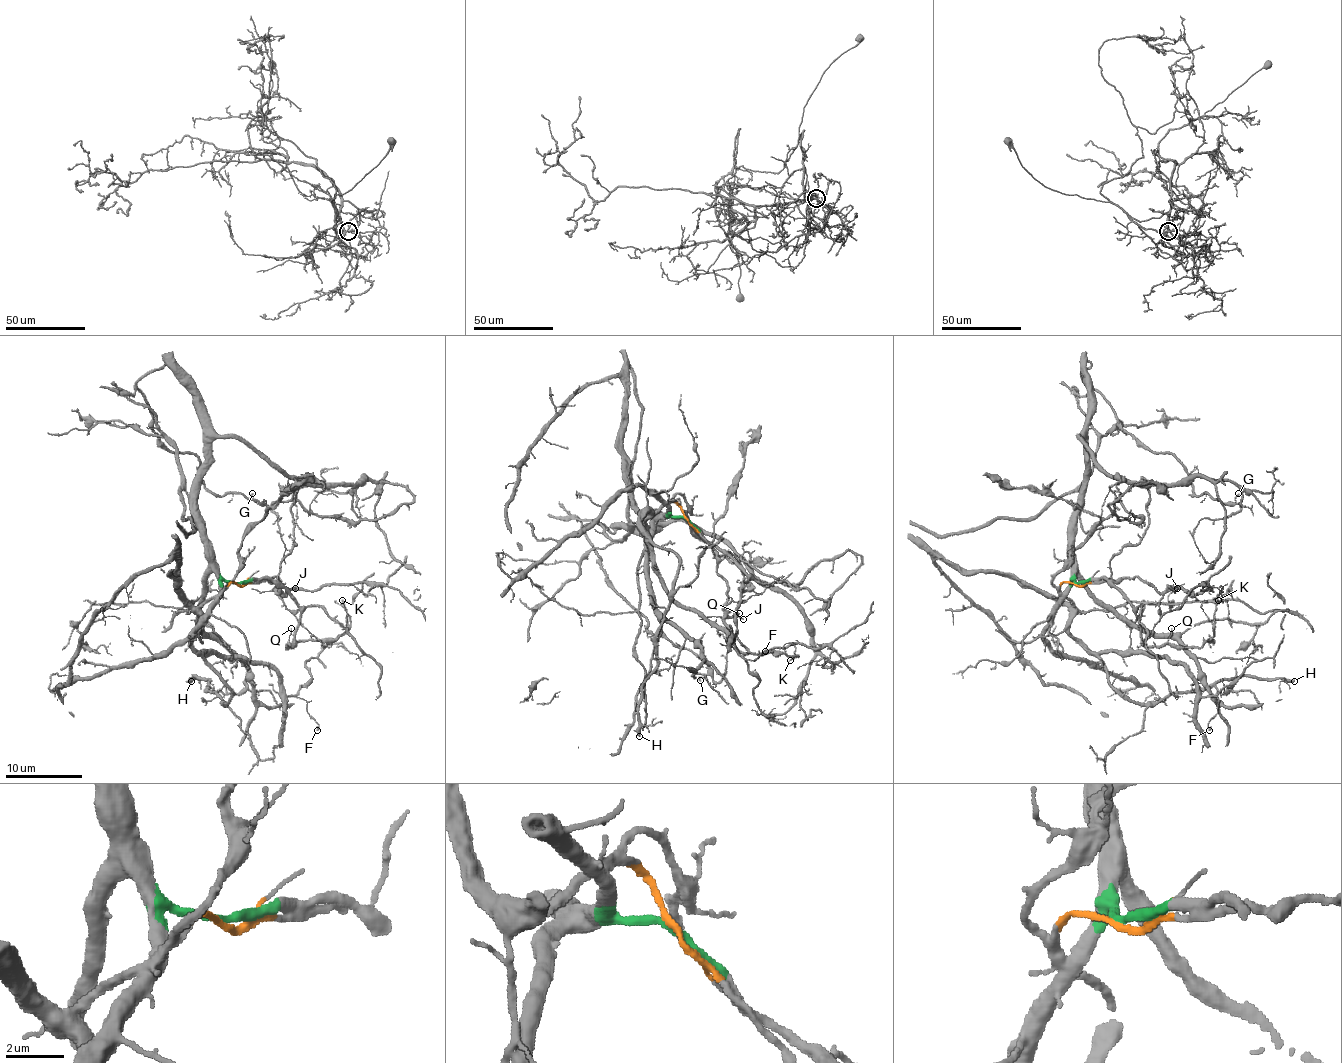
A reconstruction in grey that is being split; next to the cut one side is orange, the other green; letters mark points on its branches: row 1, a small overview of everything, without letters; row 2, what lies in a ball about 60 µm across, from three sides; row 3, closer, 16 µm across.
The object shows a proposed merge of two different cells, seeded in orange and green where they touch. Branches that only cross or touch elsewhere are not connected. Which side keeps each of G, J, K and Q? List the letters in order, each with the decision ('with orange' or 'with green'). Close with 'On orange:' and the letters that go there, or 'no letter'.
G: with green
J: with orange
K: with green
Q: with green
On orange: J

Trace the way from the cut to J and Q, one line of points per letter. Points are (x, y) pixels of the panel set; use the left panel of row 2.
J: (238, 584), (245, 586), (276, 578), (280, 582), (278, 591), (282, 588), (295, 588)
Q: (238, 584), (270, 578), (293, 597), (301, 614), (293, 645), (289, 639), (291, 628)

